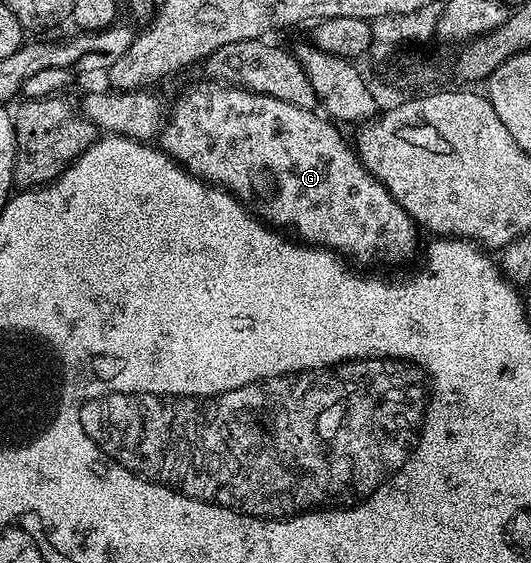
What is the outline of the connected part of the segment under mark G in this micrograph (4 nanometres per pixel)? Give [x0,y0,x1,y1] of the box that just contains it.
[157,82,420,264]

